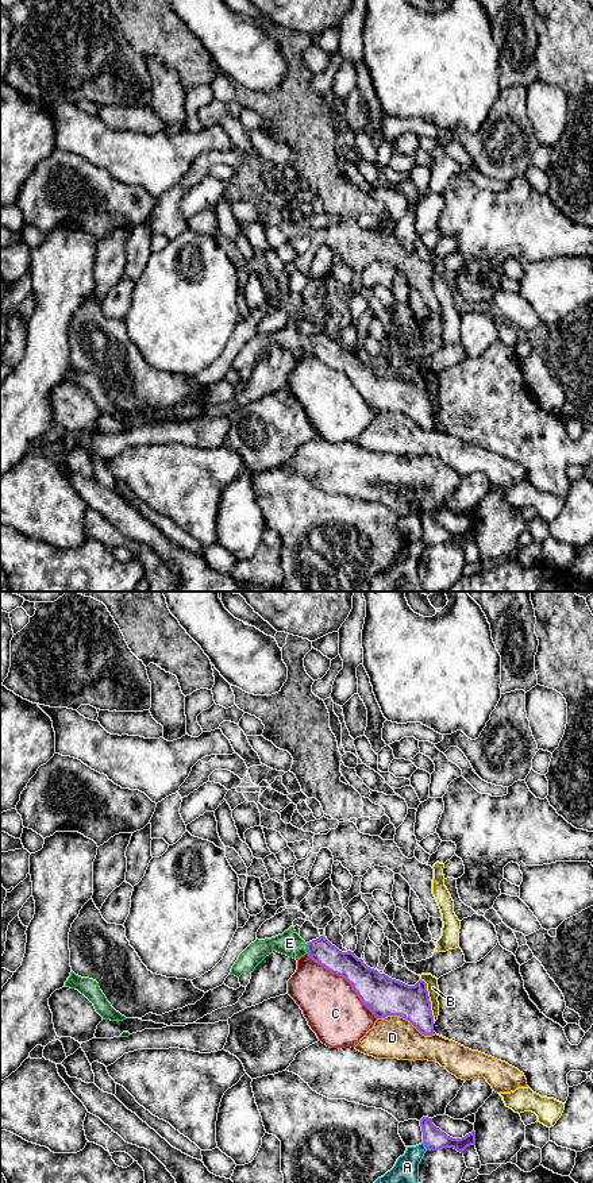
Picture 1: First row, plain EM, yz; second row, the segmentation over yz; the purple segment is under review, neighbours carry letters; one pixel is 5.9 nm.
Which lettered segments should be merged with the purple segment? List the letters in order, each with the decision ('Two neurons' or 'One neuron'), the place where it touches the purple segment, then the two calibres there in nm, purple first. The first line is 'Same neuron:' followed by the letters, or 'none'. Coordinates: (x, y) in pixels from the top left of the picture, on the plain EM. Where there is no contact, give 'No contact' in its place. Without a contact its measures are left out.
Same neuron: E
A: Two neurons. Touches purple at yz (424, 540). Thickness 140 nm (purple) against 190 nm
B: Two neurons. Touches purple at yz (428, 396). Thickness 220 nm (purple) against 70 nm
C: Two neurons. Touches purple at yz (345, 373). Thickness 240 nm (purple) against 340 nm
D: Two neurons. Touches purple at yz (407, 413). Thickness 240 nm (purple) against 260 nm
E: One neuron. Touches purple at yz (307, 343). Thickness 150 nm (purple) against 150 nm

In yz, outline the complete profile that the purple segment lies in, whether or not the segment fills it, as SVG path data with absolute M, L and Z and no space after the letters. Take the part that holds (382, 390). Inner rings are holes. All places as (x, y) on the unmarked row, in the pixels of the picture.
M293 321L276 332L257 334L251 338L239 350L230 370L239 373L244 367L253 367L273 346L293 354L300 354L307 348L327 366L344 373L377 413L400 411L421 429L435 429L431 397L424 375L420 374L415 381L408 381L367 362L354 347L339 346L324 331L305 338Z

